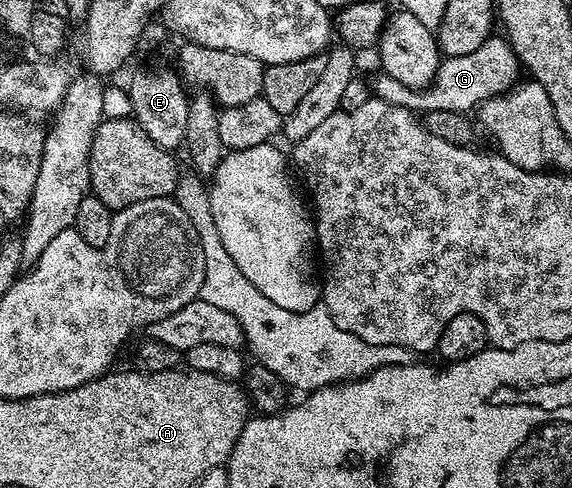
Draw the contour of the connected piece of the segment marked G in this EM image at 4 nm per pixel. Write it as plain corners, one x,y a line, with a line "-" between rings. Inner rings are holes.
492,37
473,53
464,53
462,57
446,57
439,64
439,71
430,85
422,89
413,89
401,85
393,77
376,74
373,81
374,98
389,101
391,105
401,105
407,110
424,113
431,110
455,110
471,113
490,98
505,94
521,79
521,64
515,50
503,37

